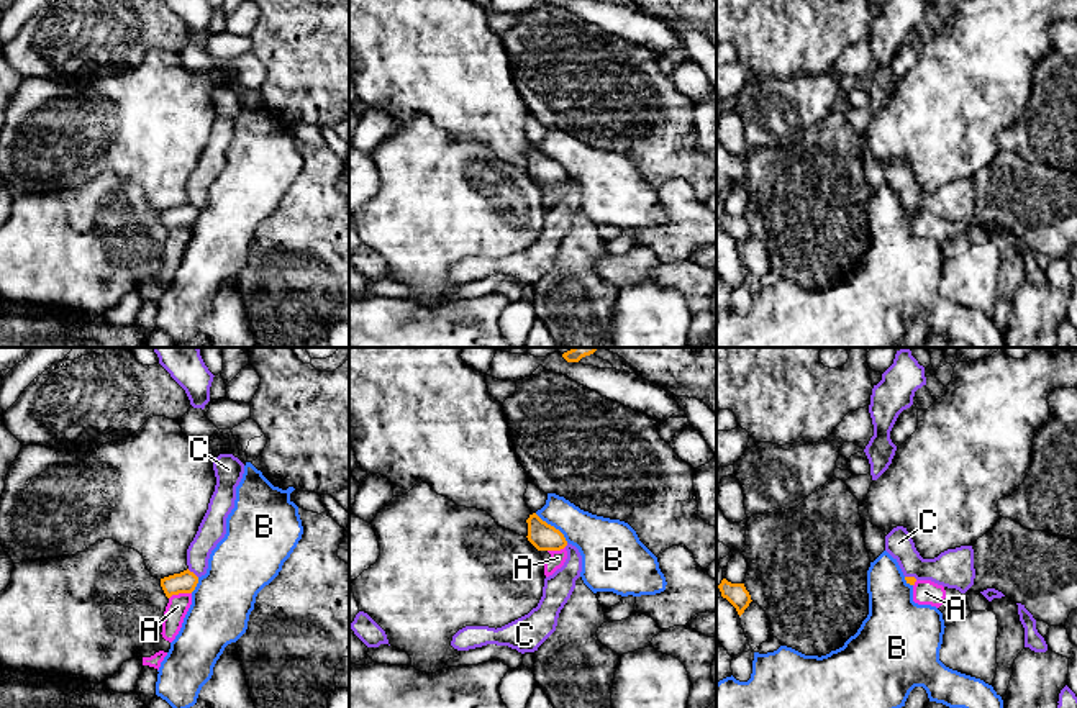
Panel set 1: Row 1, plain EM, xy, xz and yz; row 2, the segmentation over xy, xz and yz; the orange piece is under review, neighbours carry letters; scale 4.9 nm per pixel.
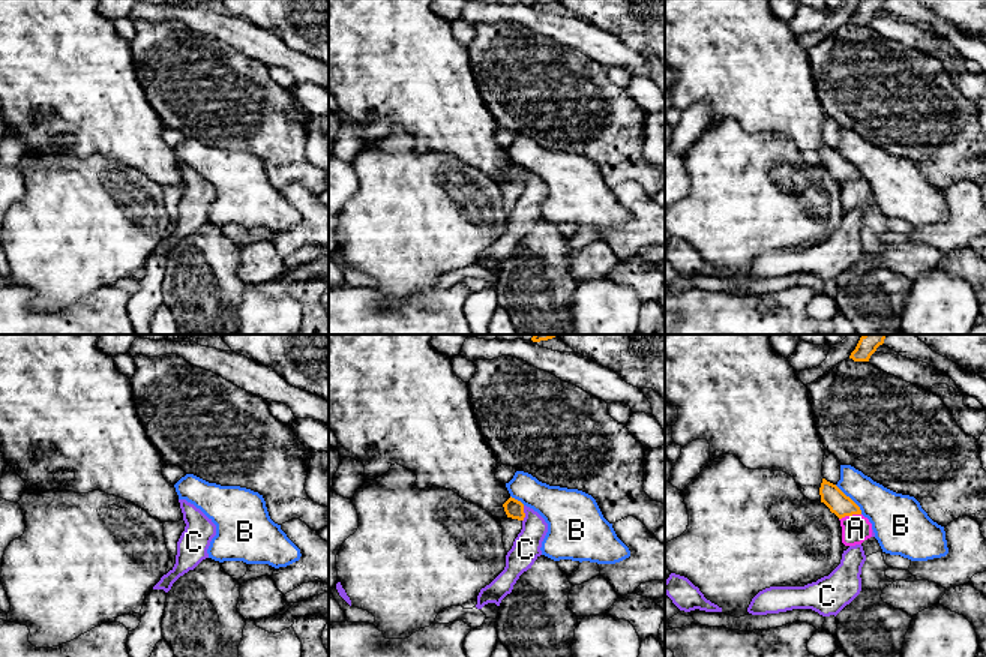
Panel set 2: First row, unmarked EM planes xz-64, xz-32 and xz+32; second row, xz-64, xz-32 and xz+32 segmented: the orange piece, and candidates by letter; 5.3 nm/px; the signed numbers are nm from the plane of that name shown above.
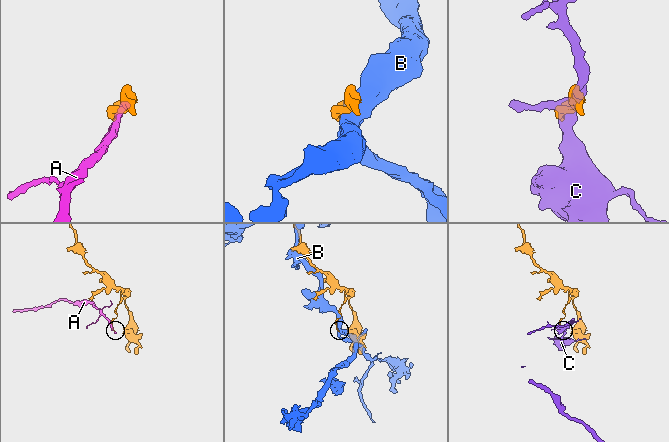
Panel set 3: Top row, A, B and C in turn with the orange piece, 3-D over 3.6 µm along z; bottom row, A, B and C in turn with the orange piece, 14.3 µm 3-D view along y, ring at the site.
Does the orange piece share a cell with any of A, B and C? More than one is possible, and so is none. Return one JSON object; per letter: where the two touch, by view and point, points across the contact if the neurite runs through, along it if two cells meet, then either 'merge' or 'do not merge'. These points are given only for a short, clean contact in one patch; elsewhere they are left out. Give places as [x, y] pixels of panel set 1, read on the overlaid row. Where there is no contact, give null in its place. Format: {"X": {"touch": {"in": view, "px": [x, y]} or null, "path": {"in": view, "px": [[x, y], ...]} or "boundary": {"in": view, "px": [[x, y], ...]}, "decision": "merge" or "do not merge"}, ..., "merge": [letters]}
{"A": {"touch": {"in": "xy", "px": [179, 592]}, "boundary": {"in": "xy", "px": [[190, 592], [181, 592], [169, 599]]}, "decision": "do not merge"}, "B": {"touch": {"in": "xz", "px": [553, 526]}, "decision": "do not merge"}, "C": {"touch": {"in": "xy", "px": [192, 572]}, "boundary": {"in": "xy", "px": [[187, 569], [197, 577]]}, "decision": "do not merge"}, "merge": []}

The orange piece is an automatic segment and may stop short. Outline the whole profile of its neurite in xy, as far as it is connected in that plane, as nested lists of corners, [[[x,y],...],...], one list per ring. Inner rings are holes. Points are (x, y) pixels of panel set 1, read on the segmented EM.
[[[189,569],[161,579],[161,587],[167,598],[179,593],[192,593],[198,583],[198,577]]]

